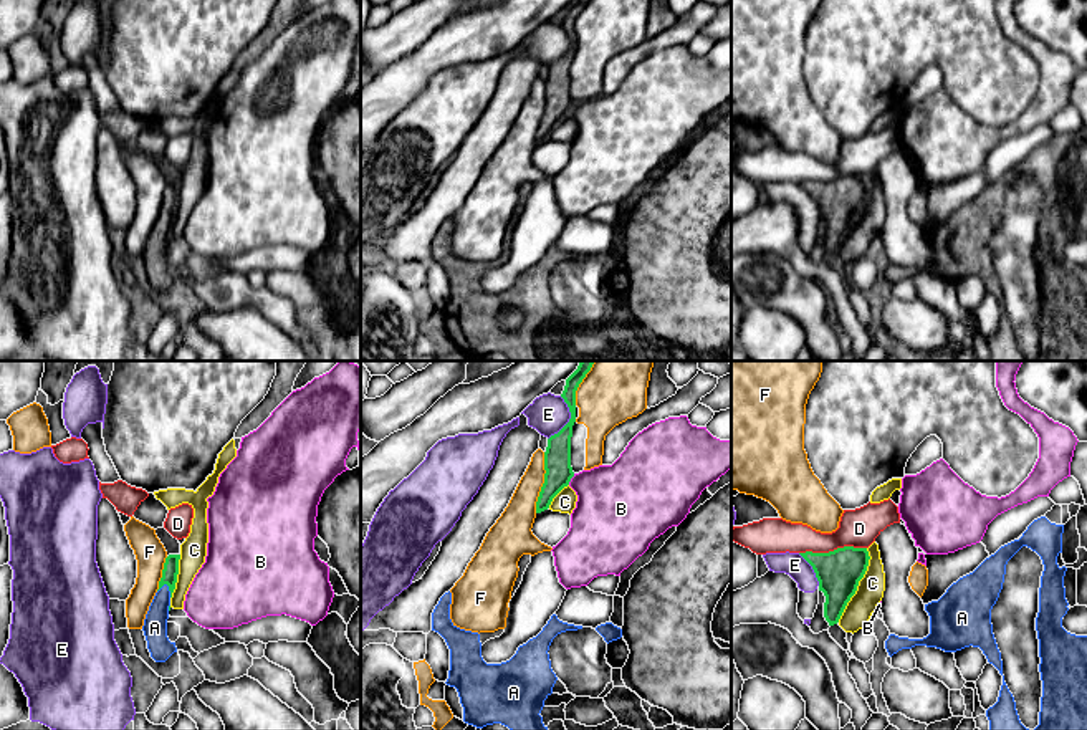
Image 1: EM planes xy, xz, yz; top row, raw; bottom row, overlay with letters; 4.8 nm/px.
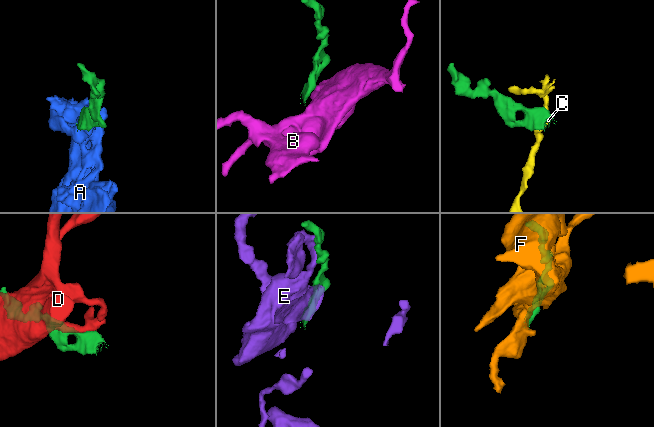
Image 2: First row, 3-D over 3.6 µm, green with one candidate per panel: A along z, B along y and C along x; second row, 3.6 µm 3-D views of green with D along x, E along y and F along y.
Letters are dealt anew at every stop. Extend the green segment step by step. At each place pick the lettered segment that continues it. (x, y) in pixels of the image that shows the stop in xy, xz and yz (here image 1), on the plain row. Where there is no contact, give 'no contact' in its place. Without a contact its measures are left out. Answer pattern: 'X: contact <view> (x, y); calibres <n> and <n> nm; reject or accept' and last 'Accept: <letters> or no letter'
A: contact xy (169, 219); calibres 80 and 120 nm; accept
B: contact xz (571, 106); calibres 130 and 380 nm; reject
C: contact yz (857, 214); calibres 220 and 130 nm; reject
D: contact yz (834, 179); calibres 220 and 190 nm; reject
E: contact xz (569, 48); calibres 130 and 190 nm; reject
F: contact xz (545, 111); calibres 130 and 160 nm; reject
Accept: A

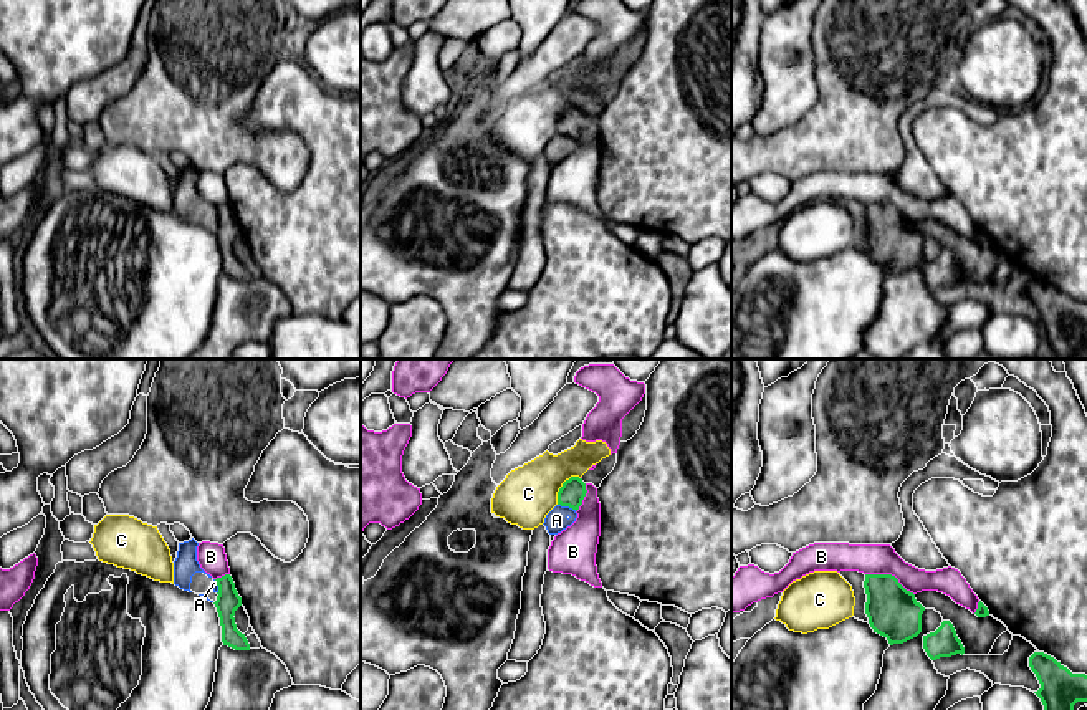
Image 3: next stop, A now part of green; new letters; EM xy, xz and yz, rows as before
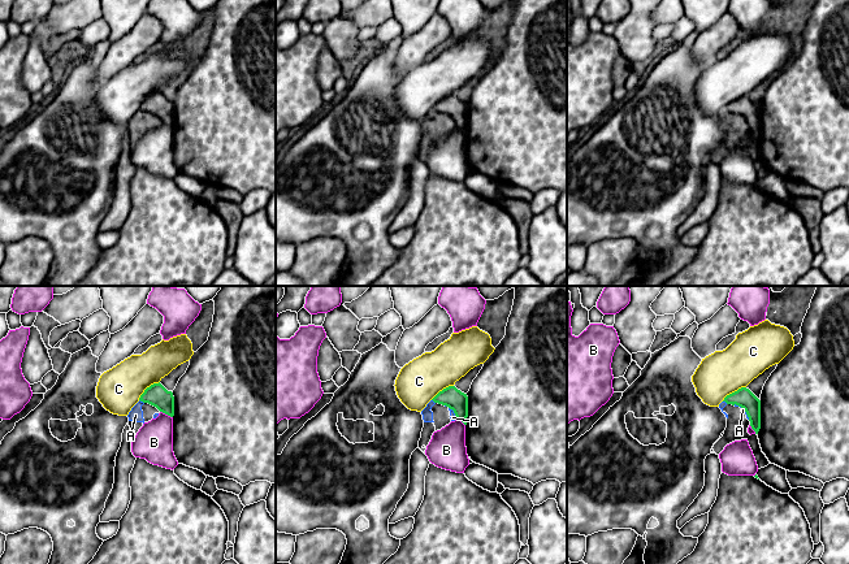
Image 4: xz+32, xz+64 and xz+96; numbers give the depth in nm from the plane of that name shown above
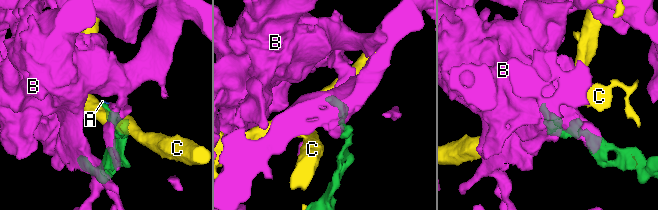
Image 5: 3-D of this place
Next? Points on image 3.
A: contact xz (568, 134); calibres 120 and 110 nm; reject
B: contact yz (890, 204); calibres 260 and 140 nm; reject
C: contact xz (561, 116); calibres 120 and 280 nm; reject
Accept: no letter

